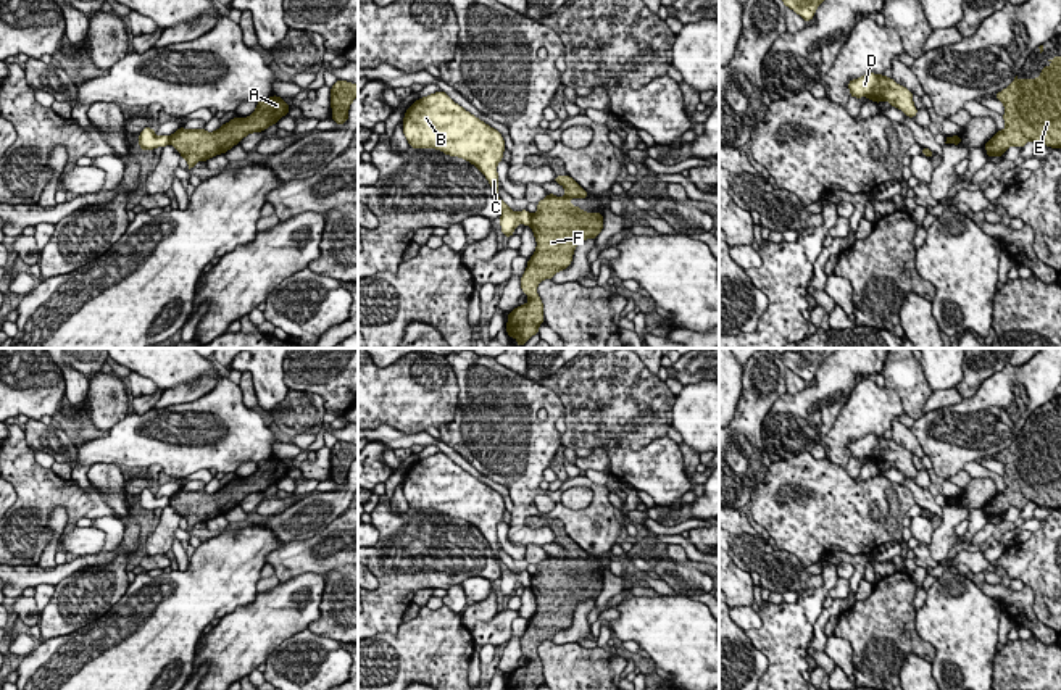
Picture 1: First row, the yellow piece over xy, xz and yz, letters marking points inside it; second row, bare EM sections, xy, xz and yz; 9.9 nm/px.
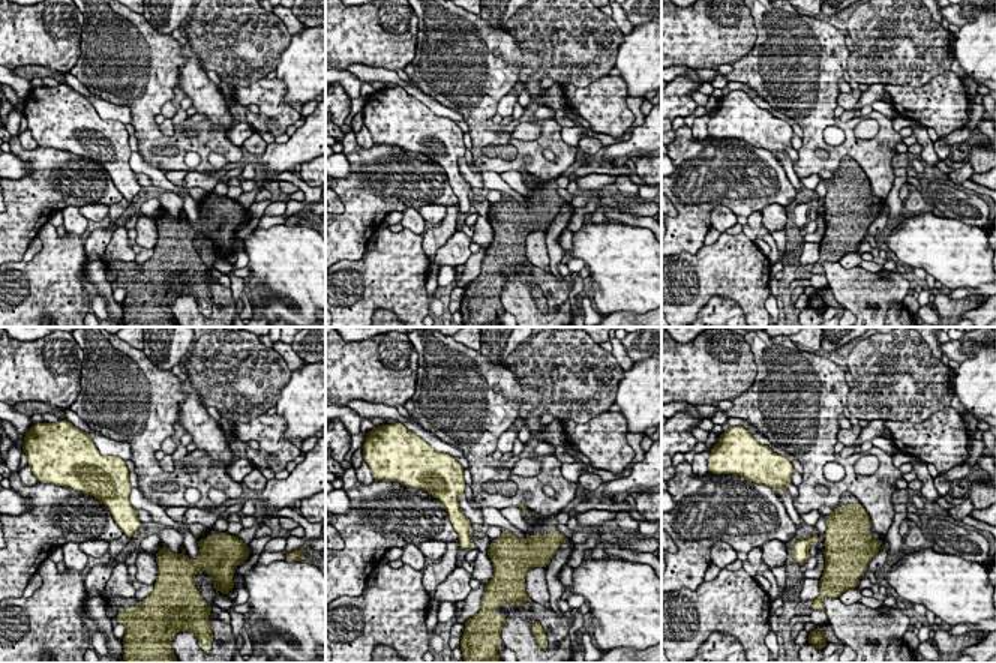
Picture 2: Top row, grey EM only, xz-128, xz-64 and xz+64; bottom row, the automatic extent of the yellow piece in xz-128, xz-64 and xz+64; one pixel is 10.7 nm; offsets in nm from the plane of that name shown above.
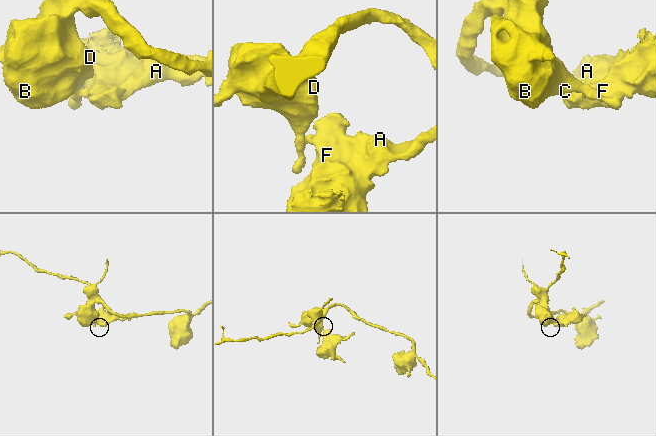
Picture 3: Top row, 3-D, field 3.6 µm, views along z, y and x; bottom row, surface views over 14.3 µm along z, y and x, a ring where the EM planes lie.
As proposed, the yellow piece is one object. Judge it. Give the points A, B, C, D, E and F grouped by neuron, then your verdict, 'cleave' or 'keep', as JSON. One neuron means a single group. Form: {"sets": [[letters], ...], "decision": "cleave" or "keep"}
{"sets": [["A", "E", "F"], ["B", "C", "D"]], "decision": "cleave"}

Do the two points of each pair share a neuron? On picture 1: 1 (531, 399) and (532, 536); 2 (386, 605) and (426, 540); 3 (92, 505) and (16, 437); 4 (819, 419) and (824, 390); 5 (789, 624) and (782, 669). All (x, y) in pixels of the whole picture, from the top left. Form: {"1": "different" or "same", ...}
{"1": "same", "2": "same", "3": "same", "4": "same", "5": "same"}

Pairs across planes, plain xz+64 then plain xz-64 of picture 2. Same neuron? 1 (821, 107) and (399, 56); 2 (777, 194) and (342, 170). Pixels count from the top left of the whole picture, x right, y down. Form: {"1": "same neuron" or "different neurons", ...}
{"1": "different neurons", "2": "different neurons"}

